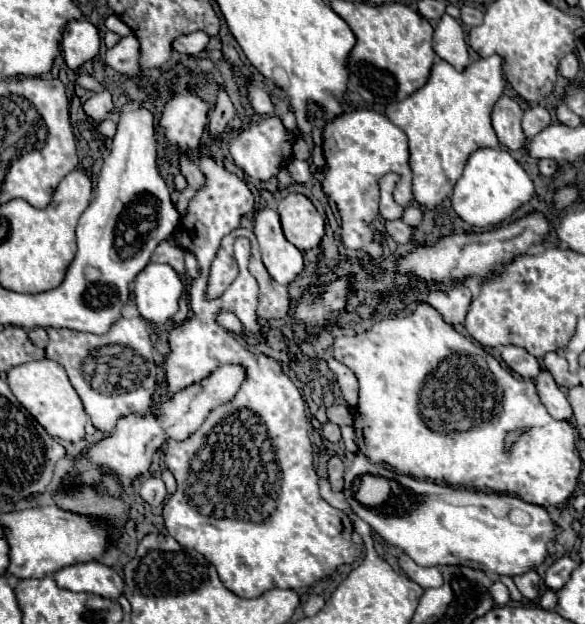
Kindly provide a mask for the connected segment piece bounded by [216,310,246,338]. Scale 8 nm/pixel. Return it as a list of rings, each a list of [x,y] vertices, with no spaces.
[[[222,310],[219,312],[216,321],[222,327],[226,328],[226,330],[230,332],[234,332],[236,336],[246,336],[246,332],[242,330],[242,323],[238,322],[238,318],[235,316],[233,312]]]

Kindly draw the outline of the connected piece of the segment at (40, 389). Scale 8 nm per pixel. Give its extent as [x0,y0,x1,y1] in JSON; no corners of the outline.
[6,360,88,442]

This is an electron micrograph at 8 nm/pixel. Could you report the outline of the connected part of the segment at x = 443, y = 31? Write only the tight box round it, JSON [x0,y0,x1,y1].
[434,14,470,70]

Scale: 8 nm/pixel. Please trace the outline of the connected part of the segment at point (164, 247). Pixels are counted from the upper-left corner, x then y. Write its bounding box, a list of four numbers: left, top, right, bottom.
[152,240,184,276]

